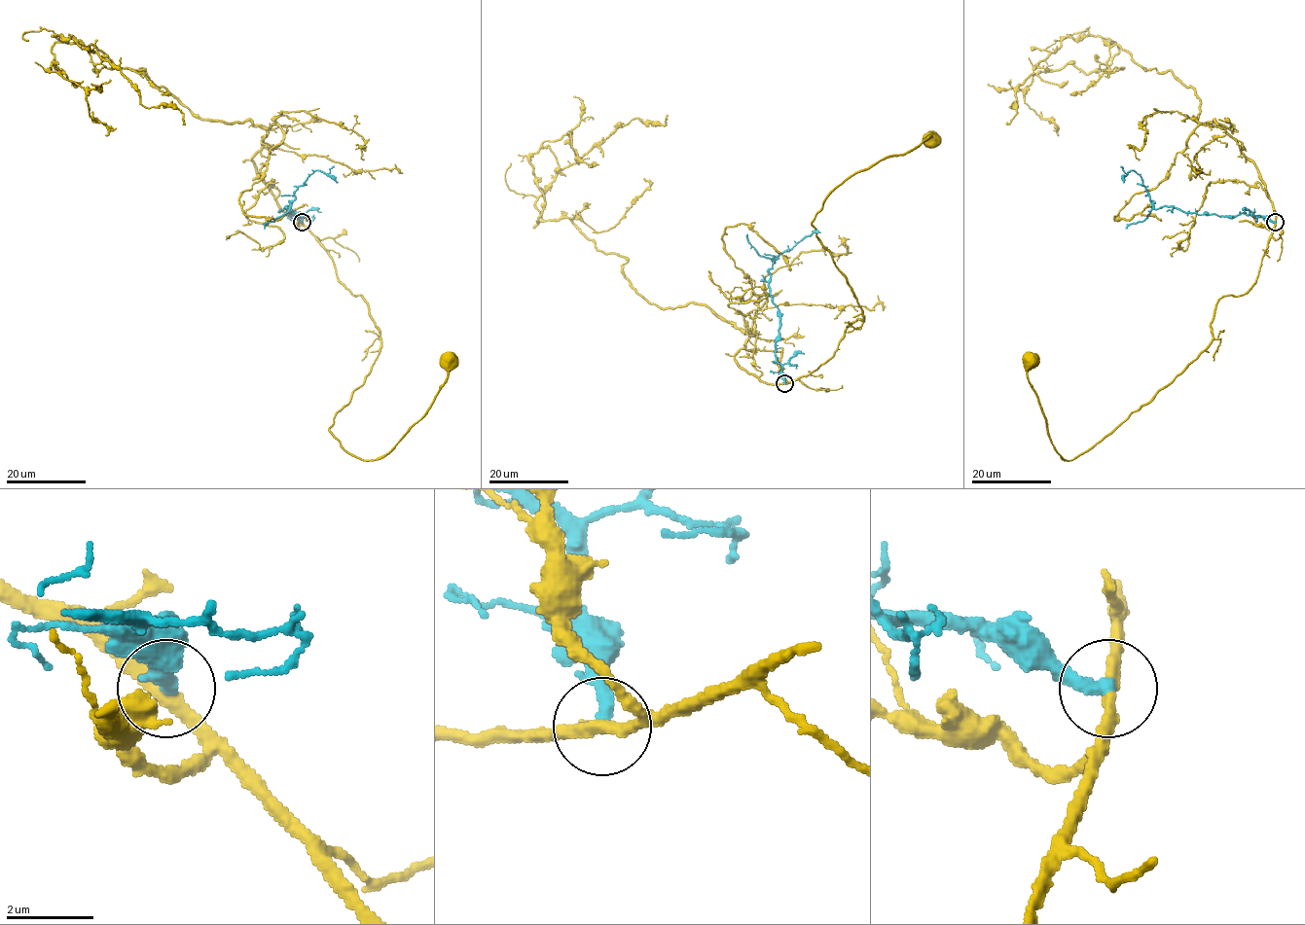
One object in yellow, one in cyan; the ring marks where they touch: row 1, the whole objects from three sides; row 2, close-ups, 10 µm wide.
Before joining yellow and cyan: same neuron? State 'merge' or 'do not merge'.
do not merge

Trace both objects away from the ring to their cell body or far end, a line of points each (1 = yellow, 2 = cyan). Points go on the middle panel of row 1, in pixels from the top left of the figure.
1: (783, 383), (826, 363), (850, 326), (863, 321), (847, 279), (812, 223), (845, 180), (929, 137)
2: (784, 383), (781, 366), (776, 354), (779, 310), (770, 292), (769, 269), (780, 254), (814, 231), (820, 231)

